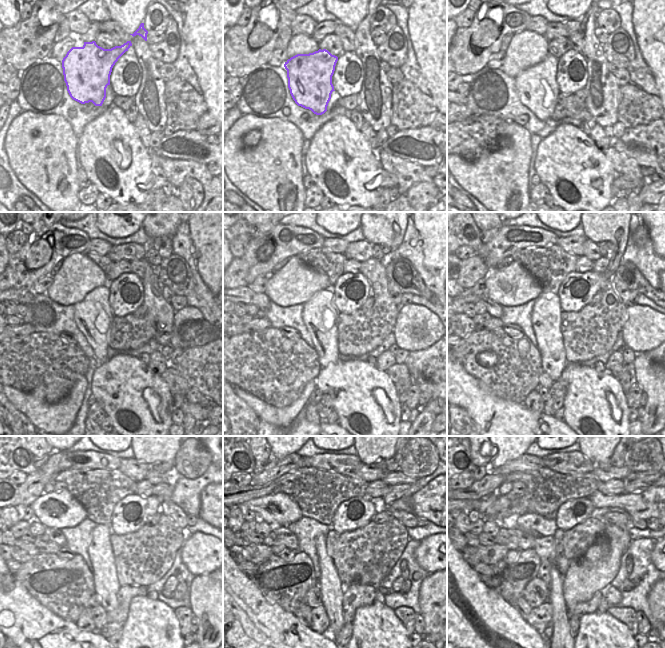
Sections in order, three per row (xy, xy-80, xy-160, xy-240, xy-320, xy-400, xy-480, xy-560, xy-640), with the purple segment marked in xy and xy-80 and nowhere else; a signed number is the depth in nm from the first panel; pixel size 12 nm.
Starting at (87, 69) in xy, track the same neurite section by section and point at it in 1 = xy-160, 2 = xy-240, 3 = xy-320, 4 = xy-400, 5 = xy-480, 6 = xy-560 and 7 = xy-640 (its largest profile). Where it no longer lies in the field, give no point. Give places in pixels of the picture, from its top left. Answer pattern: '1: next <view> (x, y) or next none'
1: next xy-160 (538, 90)
2: next xy-240 (93, 316)
3: next xy-320 (320, 316)
4: next xy-400 (545, 318)
5: next xy-480 (106, 583)
6: next xy-560 (331, 588)
7: next xy-640 (561, 639)

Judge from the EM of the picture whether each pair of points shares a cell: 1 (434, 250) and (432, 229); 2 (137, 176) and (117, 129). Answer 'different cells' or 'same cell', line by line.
1: same cell
2: same cell

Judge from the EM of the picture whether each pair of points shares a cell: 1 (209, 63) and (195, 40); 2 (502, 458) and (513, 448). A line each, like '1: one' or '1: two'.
1: one
2: one

